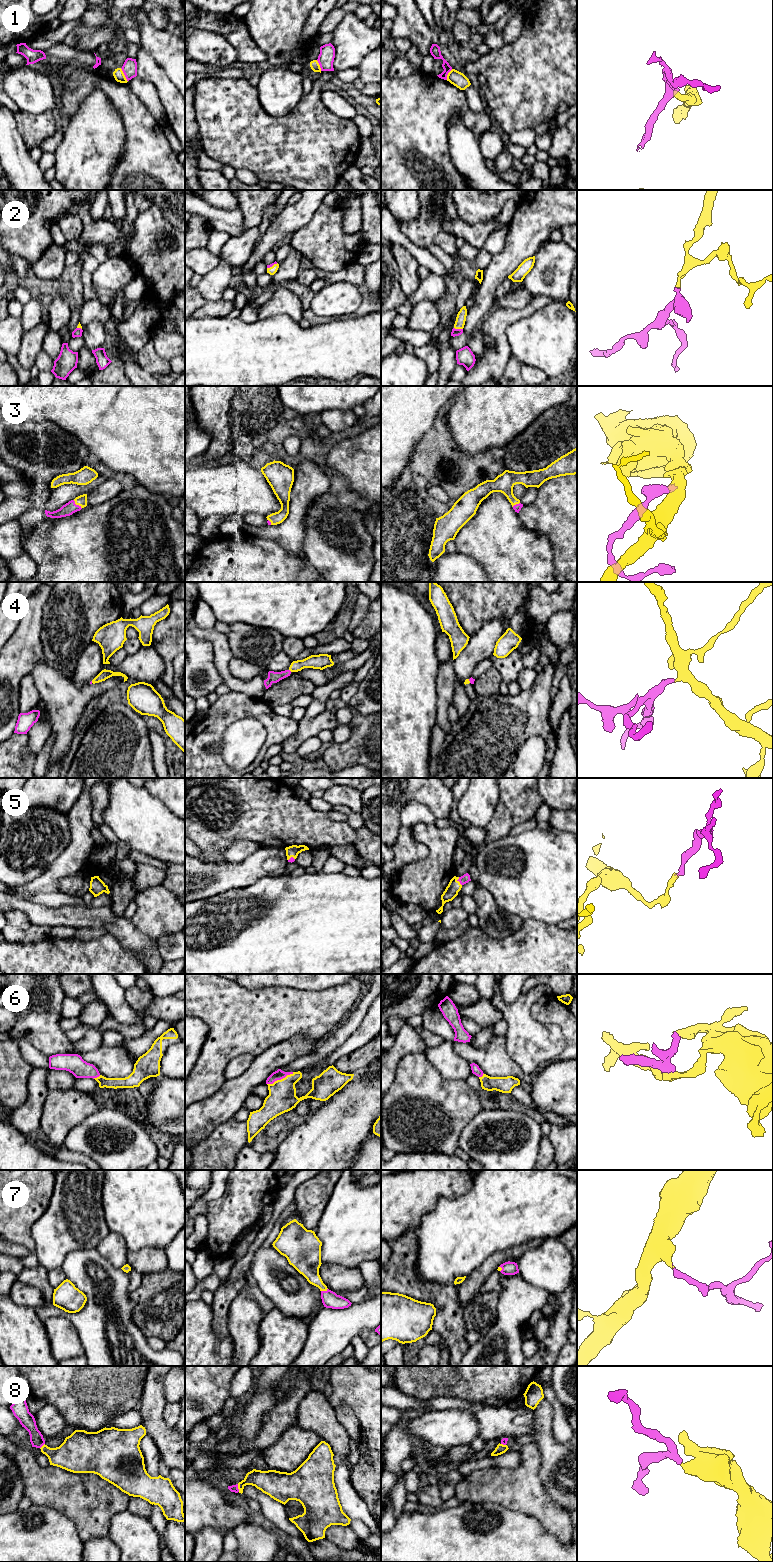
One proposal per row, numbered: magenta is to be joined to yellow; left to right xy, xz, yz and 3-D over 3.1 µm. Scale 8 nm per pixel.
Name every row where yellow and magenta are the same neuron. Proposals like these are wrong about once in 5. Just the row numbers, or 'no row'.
2, 3, 4, 5, 6, 7, 8

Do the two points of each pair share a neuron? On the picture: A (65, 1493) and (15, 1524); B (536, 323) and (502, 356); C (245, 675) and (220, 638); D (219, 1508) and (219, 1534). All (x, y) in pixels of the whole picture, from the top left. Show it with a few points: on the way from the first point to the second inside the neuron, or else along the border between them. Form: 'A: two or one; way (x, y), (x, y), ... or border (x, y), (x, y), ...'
A: two; border (33, 1504), (52, 1507), (66, 1515)
B: two; border (510, 324), (506, 330), (506, 337), (512, 355)
C: two; border (232, 656), (228, 670), (234, 676), (241, 679)
D: two; border (228, 1532), (222, 1529), (205, 1527), (196, 1534)

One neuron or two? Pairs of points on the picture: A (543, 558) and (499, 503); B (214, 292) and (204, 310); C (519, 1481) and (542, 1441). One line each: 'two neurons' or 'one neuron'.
A: one neuron
B: two neurons
C: two neurons

